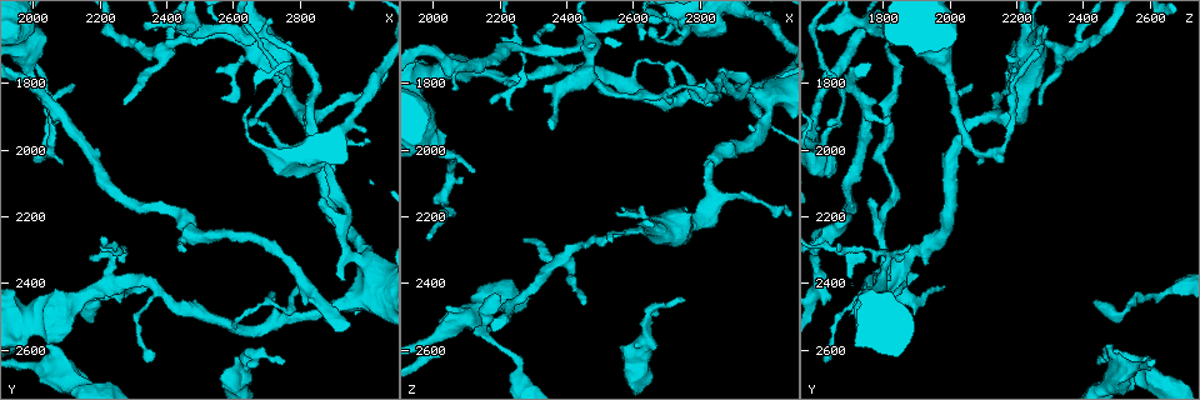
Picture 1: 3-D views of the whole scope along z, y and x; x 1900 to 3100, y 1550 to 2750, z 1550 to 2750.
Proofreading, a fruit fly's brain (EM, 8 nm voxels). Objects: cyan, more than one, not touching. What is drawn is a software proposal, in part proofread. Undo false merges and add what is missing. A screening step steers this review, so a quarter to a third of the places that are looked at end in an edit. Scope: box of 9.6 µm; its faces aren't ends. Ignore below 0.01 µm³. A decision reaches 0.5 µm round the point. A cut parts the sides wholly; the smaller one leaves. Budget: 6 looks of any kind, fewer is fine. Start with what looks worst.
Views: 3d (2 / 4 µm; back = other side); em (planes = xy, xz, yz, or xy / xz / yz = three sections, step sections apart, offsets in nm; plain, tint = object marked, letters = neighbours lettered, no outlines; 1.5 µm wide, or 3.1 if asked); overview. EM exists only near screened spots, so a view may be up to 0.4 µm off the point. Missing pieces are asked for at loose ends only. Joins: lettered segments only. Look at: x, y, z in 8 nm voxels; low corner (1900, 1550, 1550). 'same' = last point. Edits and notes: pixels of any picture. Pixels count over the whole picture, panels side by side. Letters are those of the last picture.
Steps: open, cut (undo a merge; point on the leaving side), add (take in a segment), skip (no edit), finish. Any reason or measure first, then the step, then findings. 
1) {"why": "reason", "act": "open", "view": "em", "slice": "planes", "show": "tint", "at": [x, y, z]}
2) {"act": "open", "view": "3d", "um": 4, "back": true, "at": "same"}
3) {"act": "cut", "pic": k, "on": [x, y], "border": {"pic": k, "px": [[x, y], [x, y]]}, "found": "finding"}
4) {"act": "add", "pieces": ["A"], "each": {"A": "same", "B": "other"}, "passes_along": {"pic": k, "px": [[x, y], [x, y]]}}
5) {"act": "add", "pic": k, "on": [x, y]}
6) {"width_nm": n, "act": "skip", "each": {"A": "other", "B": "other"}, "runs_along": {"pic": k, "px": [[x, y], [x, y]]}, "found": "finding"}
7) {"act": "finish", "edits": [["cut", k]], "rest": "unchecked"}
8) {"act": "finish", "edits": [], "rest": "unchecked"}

{"why": "branch stops here", "act": "open", "view": "3d", "um": 4, "at": [2360, 2630, 1630]}

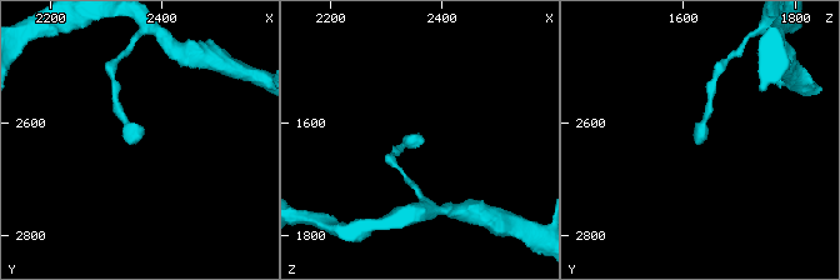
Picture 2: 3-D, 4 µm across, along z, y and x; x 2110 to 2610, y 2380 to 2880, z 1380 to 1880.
{"act": "open", "view": "em", "slice": "yz", "step": 4, "show": "tint", "at": [2365, 2630, 1620]}

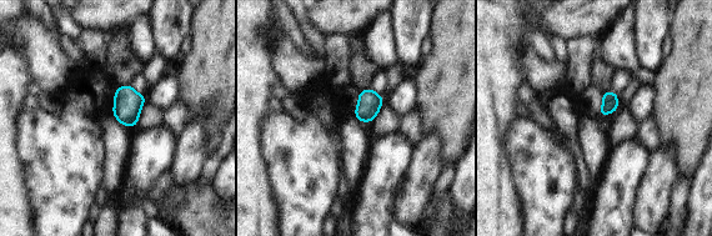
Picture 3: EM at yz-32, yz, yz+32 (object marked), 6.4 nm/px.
{"why": "cut it another way", "act": "open", "view": "em", "slice": "planes", "show": "letters", "at": "same"}

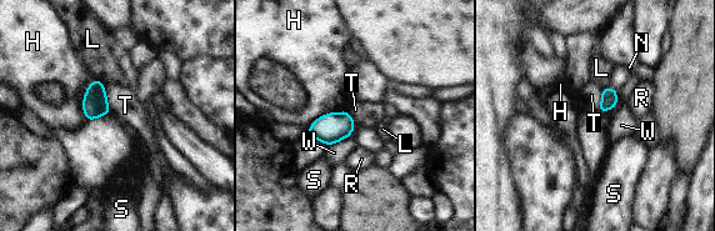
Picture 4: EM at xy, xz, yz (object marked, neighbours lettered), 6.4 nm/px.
{"act": "skip", "each": {"H": "other", "L": "other", "N": "other", "R": "other", "S": "other", "T": "other", "W": "other"}, "border": {"pic": 4, "px": [[104, 85], [108, 106], [111, 113]]}, "found": "none of them fits"}

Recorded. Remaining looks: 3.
{"why": "long arm stops here", "act": "open", "view": "3d", "um": 2, "back": true, "at": [2760, 2630, 2440]}

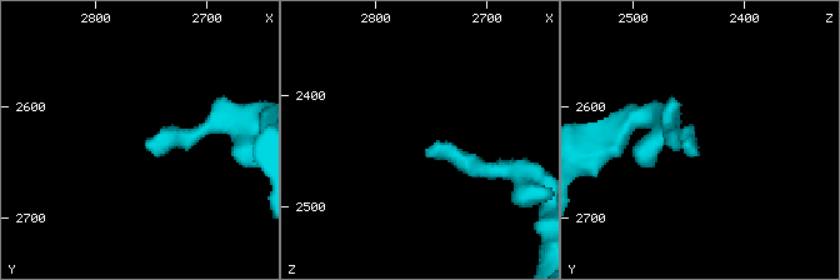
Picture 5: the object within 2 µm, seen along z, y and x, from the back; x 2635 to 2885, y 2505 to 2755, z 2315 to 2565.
{"act": "open", "view": "em", "slice": "xy", "step": 8, "show": "letters", "at": [2754, 2634, 2448]}

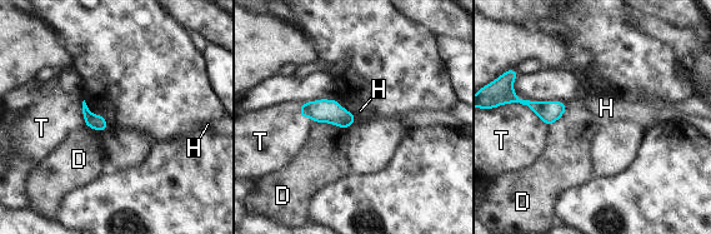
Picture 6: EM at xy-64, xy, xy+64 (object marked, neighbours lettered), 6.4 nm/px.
{"act": "open", "view": "em", "slice": "planes", "show": "letters", "at": "same"}

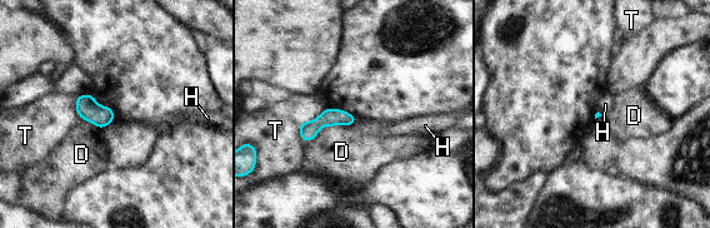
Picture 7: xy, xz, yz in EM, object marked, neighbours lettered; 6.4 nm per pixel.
{"longest_contact_nm": ["D", 320], "act": "skip", "each": {"D": "other", "H": "other", "T": "other"}, "runs_along": {"pic": 7, "px": [[353, 119], [323, 119], [303, 134]]}, "found": "none of them fits"}

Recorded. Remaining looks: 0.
{"act": "finish", "edits": [], "rest": "unchecked"}

